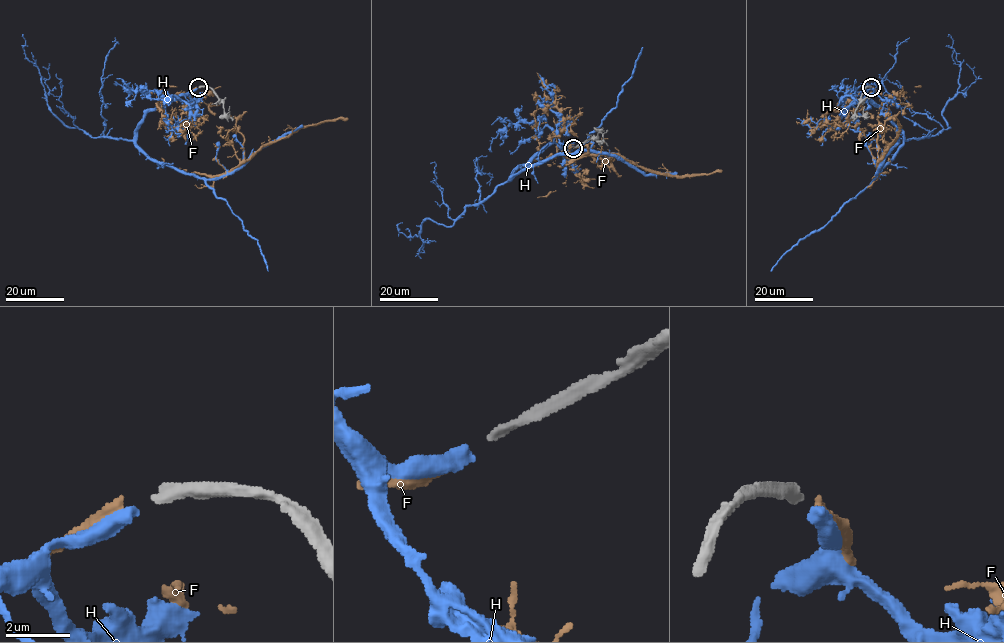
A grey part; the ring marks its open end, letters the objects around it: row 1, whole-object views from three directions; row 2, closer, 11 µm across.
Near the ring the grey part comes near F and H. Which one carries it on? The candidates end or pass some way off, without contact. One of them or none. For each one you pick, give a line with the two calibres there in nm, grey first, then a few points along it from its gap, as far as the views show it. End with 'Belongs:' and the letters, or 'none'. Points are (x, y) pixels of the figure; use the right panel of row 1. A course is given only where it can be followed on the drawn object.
F: 280/280 nm | via (872, 87), (888, 116), (880, 140), (867, 138), (851, 120), (819, 127), (853, 99), (872, 115), (884, 103)
Belongs: F

